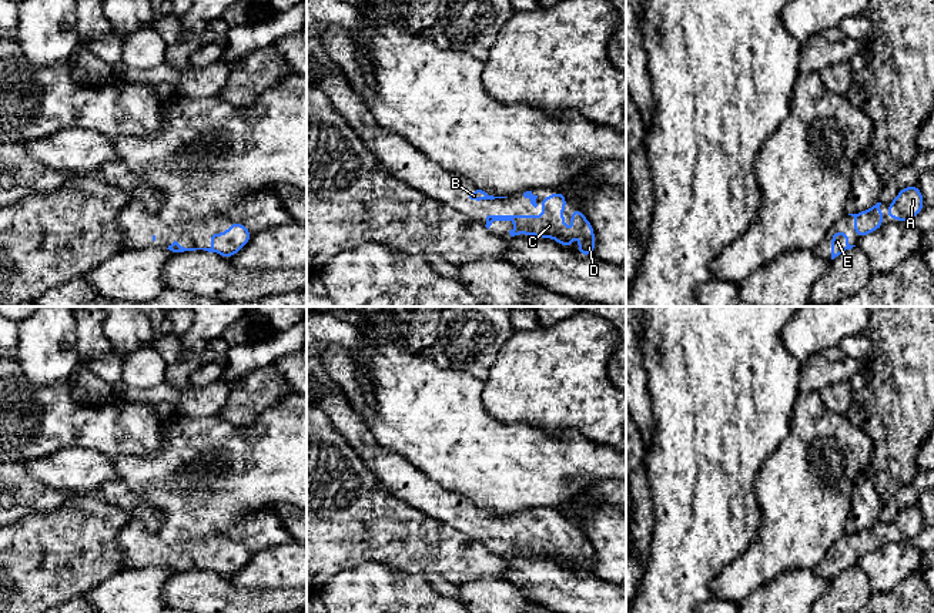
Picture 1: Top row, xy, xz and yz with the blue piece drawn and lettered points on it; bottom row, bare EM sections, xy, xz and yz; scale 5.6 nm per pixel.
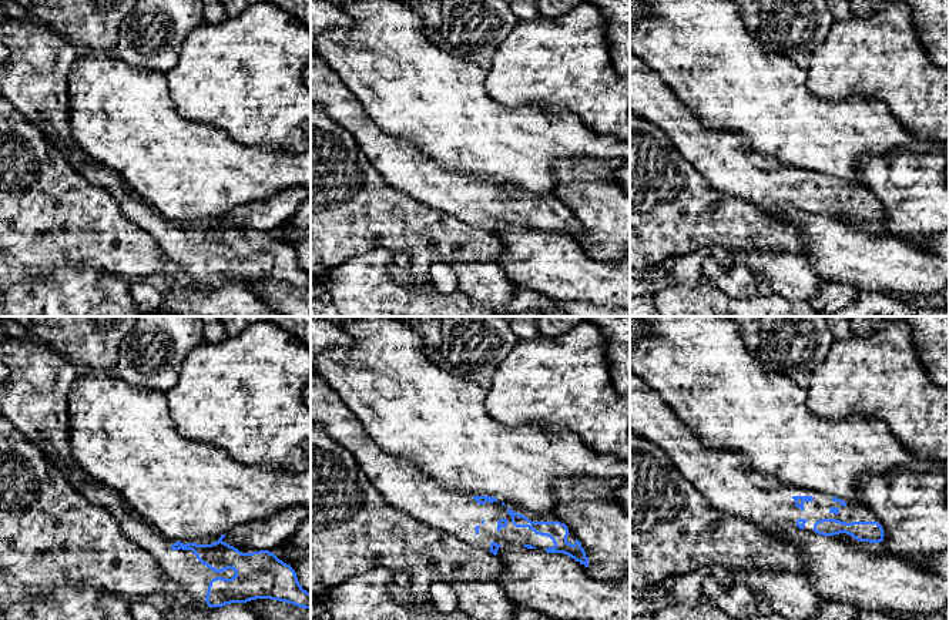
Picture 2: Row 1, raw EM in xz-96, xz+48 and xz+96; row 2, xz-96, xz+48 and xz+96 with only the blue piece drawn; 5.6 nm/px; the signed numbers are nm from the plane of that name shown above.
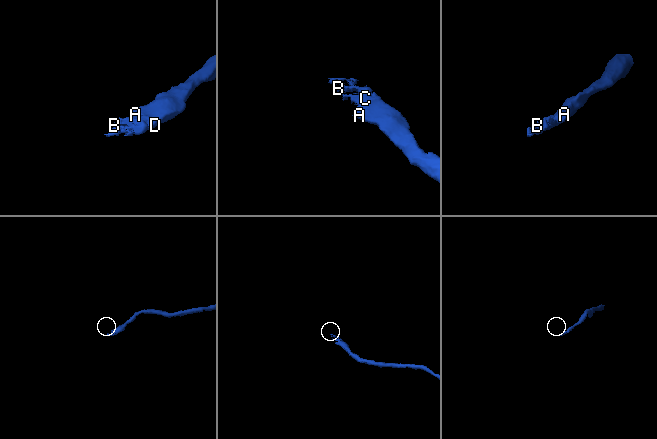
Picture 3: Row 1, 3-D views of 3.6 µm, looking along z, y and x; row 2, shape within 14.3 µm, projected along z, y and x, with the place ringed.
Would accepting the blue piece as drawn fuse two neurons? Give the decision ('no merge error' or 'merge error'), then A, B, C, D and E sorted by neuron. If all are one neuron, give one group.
no merge error | A B C D E

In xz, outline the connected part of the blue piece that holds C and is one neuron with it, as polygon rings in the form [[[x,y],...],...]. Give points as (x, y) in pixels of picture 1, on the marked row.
[[[555,191],[550,197],[542,197],[542,210],[549,210],[549,214],[536,215],[488,215],[486,228],[493,221],[515,221],[516,227],[509,231],[510,237],[528,234],[539,238],[552,238],[559,245],[572,248],[572,231],[563,225],[562,208],[569,204],[562,191]]]

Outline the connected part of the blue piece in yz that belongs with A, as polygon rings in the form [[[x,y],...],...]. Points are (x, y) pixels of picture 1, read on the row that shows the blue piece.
[[[918,185],[903,187],[894,201],[887,205],[890,220],[911,222],[925,207]]]

